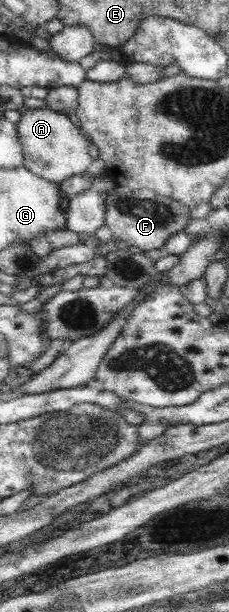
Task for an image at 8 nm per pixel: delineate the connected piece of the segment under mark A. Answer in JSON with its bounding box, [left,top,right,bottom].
[17,108,93,183]

